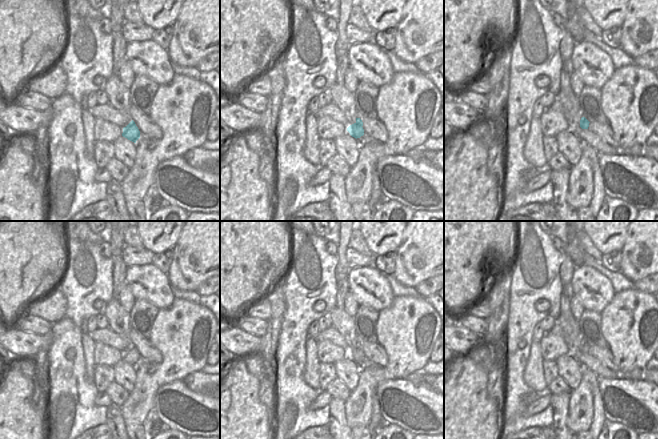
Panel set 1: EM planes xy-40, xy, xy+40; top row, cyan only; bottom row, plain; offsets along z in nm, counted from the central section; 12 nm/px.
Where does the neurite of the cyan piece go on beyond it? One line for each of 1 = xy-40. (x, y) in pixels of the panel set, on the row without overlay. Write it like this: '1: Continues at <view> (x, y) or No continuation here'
1: No continuation here.

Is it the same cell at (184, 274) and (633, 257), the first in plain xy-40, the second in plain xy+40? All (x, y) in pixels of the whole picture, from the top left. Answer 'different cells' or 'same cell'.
same cell

